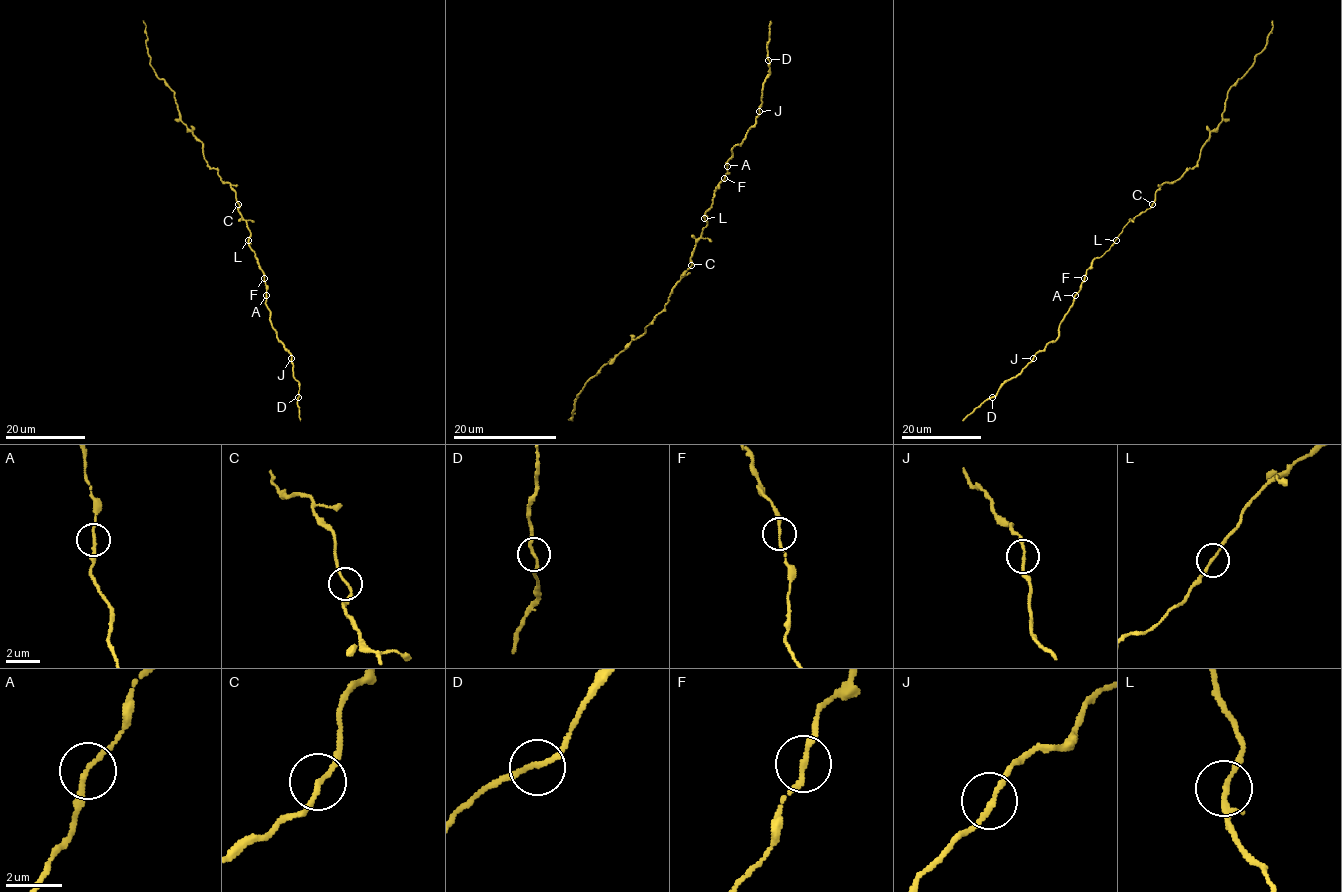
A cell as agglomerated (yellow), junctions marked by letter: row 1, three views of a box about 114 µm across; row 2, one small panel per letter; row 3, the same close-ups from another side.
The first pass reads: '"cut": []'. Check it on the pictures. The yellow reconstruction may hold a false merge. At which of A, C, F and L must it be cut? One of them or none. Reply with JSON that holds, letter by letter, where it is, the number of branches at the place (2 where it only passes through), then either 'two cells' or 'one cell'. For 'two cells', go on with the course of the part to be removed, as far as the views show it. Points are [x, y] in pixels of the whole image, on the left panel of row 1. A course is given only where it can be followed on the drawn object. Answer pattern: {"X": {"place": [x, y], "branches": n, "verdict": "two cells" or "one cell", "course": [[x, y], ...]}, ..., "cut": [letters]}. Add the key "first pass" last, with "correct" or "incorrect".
{"A": {"place": [266, 295], "branches": 2, "verdict": "one cell"}, "C": {"place": [238, 204], "branches": 2, "verdict": "one cell"}, "F": {"place": [264, 278], "branches": 2, "verdict": "one cell"}, "L": {"place": [248, 240], "branches": 2, "verdict": "one cell"}, "cut": [], "first pass": "correct"}

